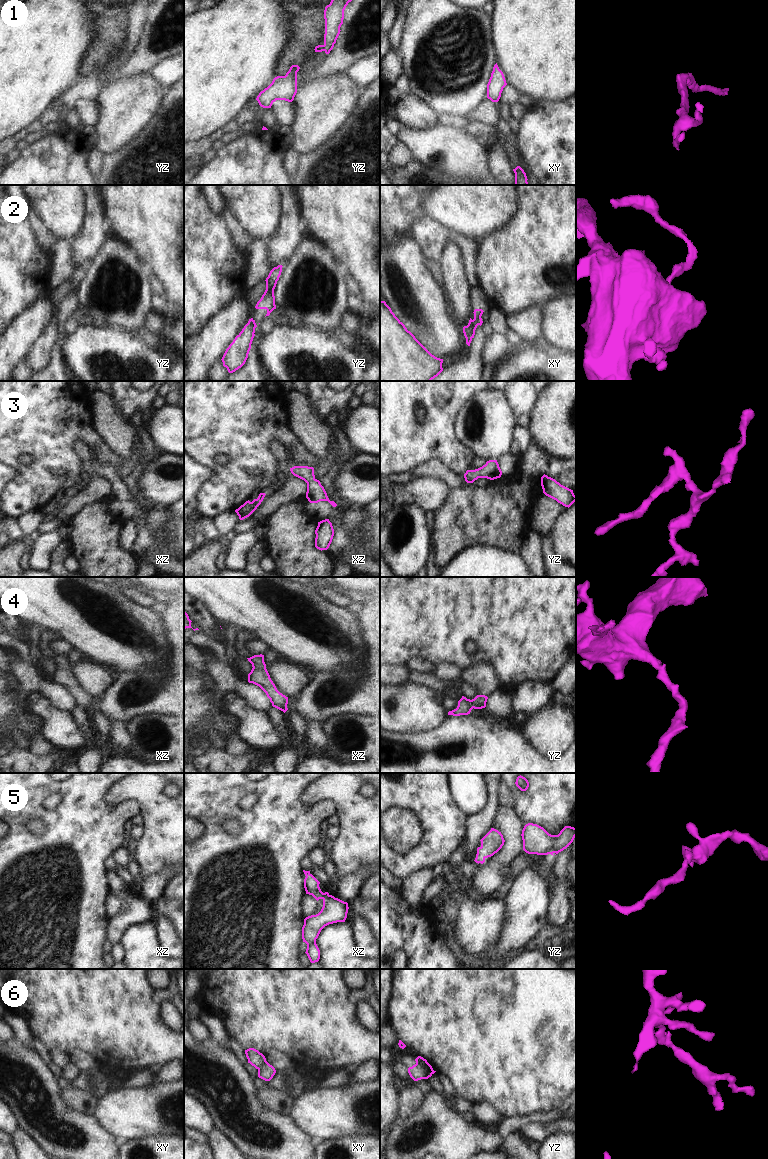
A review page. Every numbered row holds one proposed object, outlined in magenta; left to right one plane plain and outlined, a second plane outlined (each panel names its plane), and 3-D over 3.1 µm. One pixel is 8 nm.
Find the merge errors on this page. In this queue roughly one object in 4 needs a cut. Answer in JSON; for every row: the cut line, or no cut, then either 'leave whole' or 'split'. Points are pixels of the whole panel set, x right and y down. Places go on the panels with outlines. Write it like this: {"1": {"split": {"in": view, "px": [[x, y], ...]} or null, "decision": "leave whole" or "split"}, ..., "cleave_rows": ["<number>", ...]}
{"1": {"split": null, "decision": "leave whole"}, "2": {"split": {"in": "xy", "px": [[469, 321], [476, 326]]}, "decision": "split"}, "3": {"split": null, "decision": "leave whole"}, "4": {"split": null, "decision": "leave whole"}, "5": {"split": null, "decision": "leave whole"}, "6": {"split": {"in": "yz", "px": [[416, 1058], [425, 1067], [432, 1069]]}, "decision": "split"}, "cleave_rows": ["2", "6"]}

